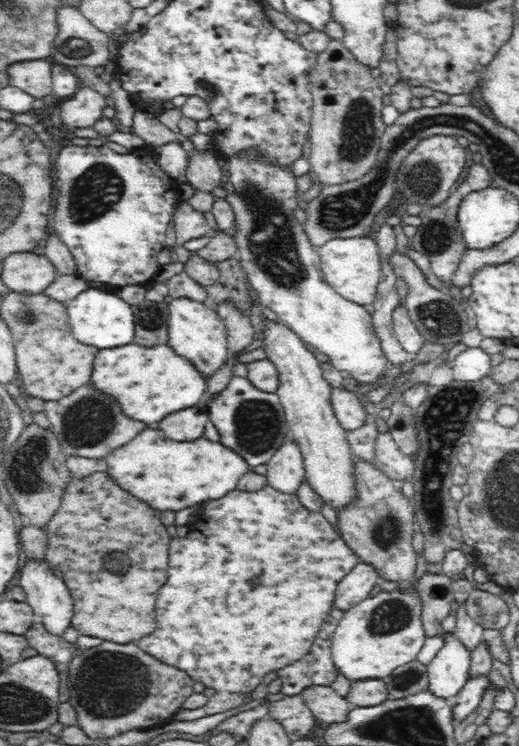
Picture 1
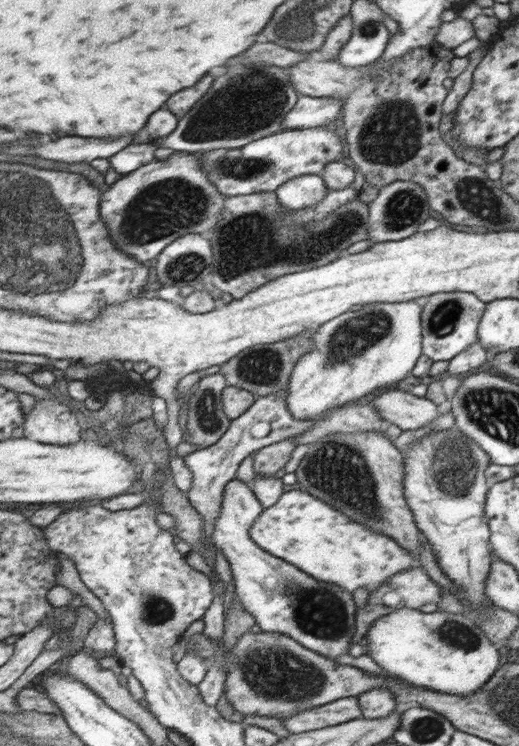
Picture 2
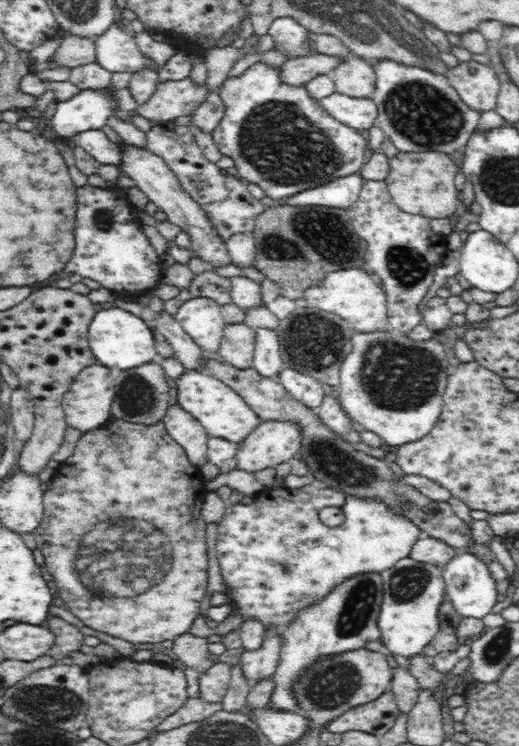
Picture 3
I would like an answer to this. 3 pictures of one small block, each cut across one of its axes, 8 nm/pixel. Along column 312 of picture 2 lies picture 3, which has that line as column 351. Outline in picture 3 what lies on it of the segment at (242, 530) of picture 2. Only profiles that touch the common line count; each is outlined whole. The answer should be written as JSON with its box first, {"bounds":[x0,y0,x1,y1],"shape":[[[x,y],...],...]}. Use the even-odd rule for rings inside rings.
{"bounds":[269,573,383,712],"shape":[[[358,573],[331,589],[314,605],[300,609],[295,619],[283,628],[280,642],[280,658],[272,676],[274,690],[270,694],[269,706],[281,712],[301,712],[292,685],[323,657],[331,657],[354,649],[364,648],[368,642],[378,640],[381,629],[377,620],[383,600],[383,582],[380,573]]]}

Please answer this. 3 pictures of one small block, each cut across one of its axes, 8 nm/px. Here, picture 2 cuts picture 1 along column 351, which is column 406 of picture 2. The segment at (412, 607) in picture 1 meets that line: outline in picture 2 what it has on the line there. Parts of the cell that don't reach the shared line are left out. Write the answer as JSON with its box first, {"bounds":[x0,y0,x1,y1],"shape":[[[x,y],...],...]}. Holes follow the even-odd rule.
{"bounds":[363,607,499,696],"shape":[[[397,607],[383,618],[377,618],[367,632],[363,634],[367,641],[367,648],[363,654],[371,657],[374,662],[385,672],[395,675],[403,681],[423,687],[433,692],[443,694],[455,694],[457,696],[471,696],[473,692],[479,691],[491,675],[499,668],[499,654],[495,646],[485,637],[470,617],[465,614],[453,614],[441,611],[423,613],[415,608]]]}

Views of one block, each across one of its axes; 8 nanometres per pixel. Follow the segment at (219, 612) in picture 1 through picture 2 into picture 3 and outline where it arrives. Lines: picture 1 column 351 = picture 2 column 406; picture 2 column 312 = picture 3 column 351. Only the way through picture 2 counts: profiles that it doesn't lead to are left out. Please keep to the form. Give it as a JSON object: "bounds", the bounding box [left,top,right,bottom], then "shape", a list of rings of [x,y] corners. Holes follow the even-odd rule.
{"bounds":[216,483,422,629],"shape":[[[317,483],[304,485],[300,488],[289,489],[286,486],[278,488],[264,488],[254,496],[251,504],[231,504],[229,503],[224,510],[222,520],[217,523],[217,541],[216,552],[220,565],[220,571],[225,583],[225,596],[230,600],[232,612],[237,611],[244,622],[246,619],[258,619],[266,628],[274,627],[283,629],[287,627],[297,616],[300,609],[305,609],[309,605],[314,605],[336,588],[342,581],[356,576],[358,573],[382,573],[392,568],[400,559],[406,558],[417,540],[422,538],[422,532],[410,519],[403,517],[401,514],[393,513],[389,506],[382,501],[373,500],[373,498],[355,497],[347,493],[338,491],[338,488],[324,487]],[[326,507],[336,507],[342,511],[344,521],[338,525],[330,527],[320,520],[320,512]]]}

